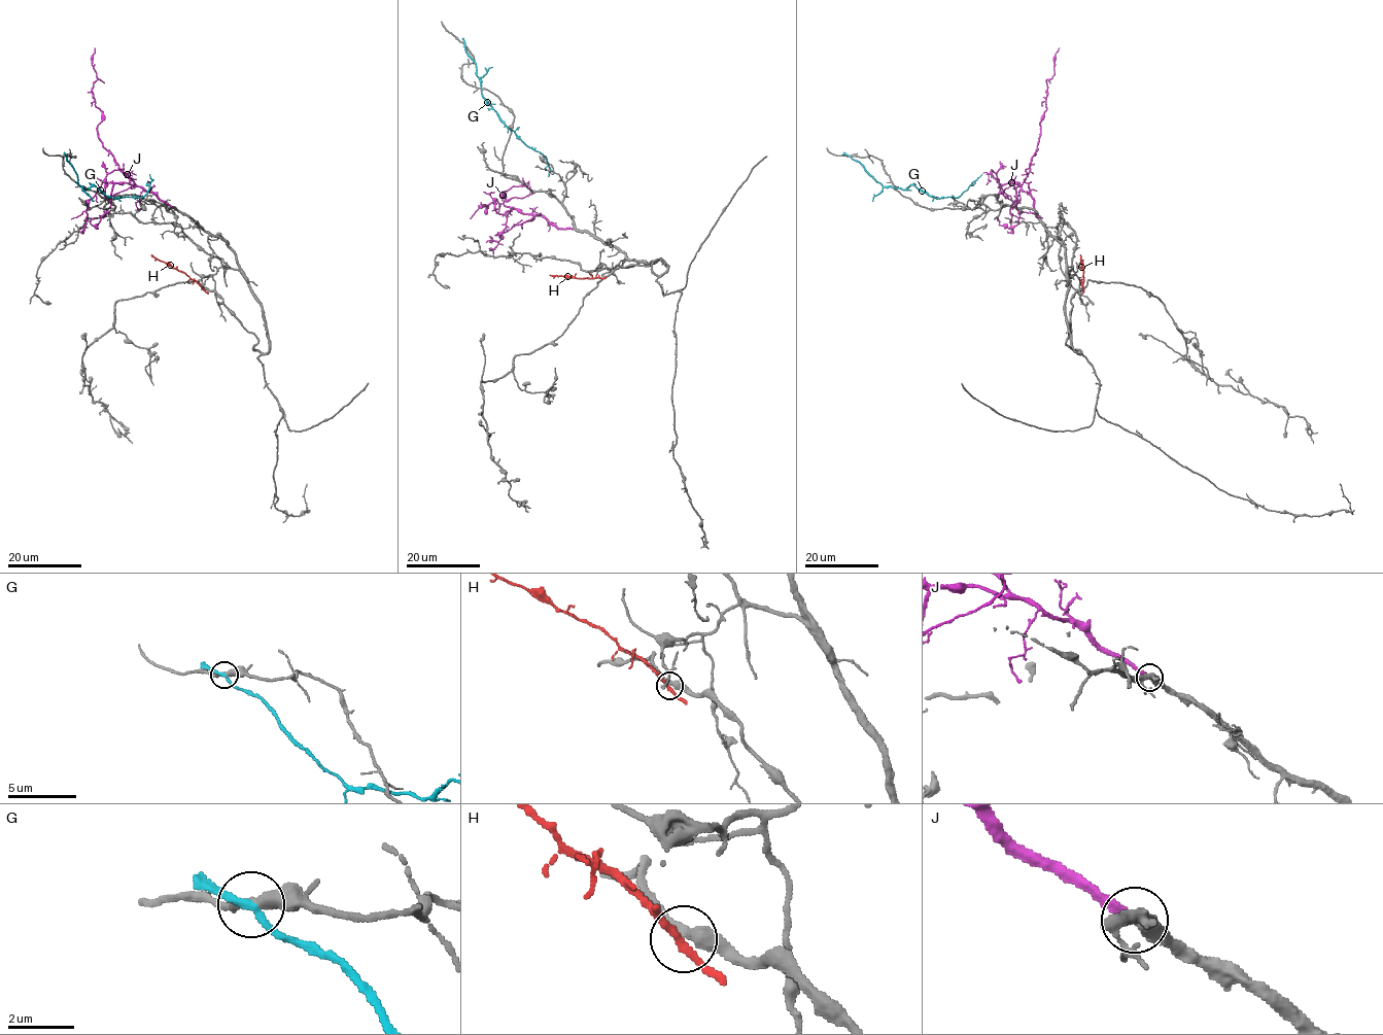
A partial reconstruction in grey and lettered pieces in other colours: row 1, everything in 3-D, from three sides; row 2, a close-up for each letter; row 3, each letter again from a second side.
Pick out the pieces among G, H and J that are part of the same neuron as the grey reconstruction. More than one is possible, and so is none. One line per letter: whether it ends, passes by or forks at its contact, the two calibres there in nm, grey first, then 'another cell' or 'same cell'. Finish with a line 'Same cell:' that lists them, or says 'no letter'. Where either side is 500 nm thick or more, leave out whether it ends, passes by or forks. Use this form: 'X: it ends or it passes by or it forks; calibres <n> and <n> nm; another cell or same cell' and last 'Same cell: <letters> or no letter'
G: it passes by; calibres 320 and 220 nm; another cell
H: it passes by; calibres 380 and 220 nm; another cell
J: it ends; calibres 340 and 280 nm; same cell
Same cell: J

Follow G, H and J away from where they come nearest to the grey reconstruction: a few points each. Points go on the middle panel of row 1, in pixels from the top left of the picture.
G: (464, 44), (476, 64), (483, 97), (526, 145), (541, 152), (548, 163), (548, 176)
H: (601, 278), (549, 275)
J: (572, 229), (557, 229), (536, 215), (495, 235), (500, 239), (490, 242), (497, 245), (490, 249), (493, 254)

